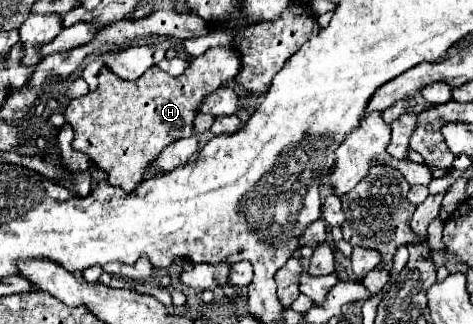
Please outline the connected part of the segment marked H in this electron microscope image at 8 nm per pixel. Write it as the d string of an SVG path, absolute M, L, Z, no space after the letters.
M215 46L193 58L187 72L169 76L157 66L139 80L121 80L109 68L99 72L99 88L83 98L75 98L65 108L65 118L73 126L73 150L83 152L107 174L111 186L132 192L143 181L147 166L165 146L193 134L193 118L201 100L239 74L239 56L233 48Z

